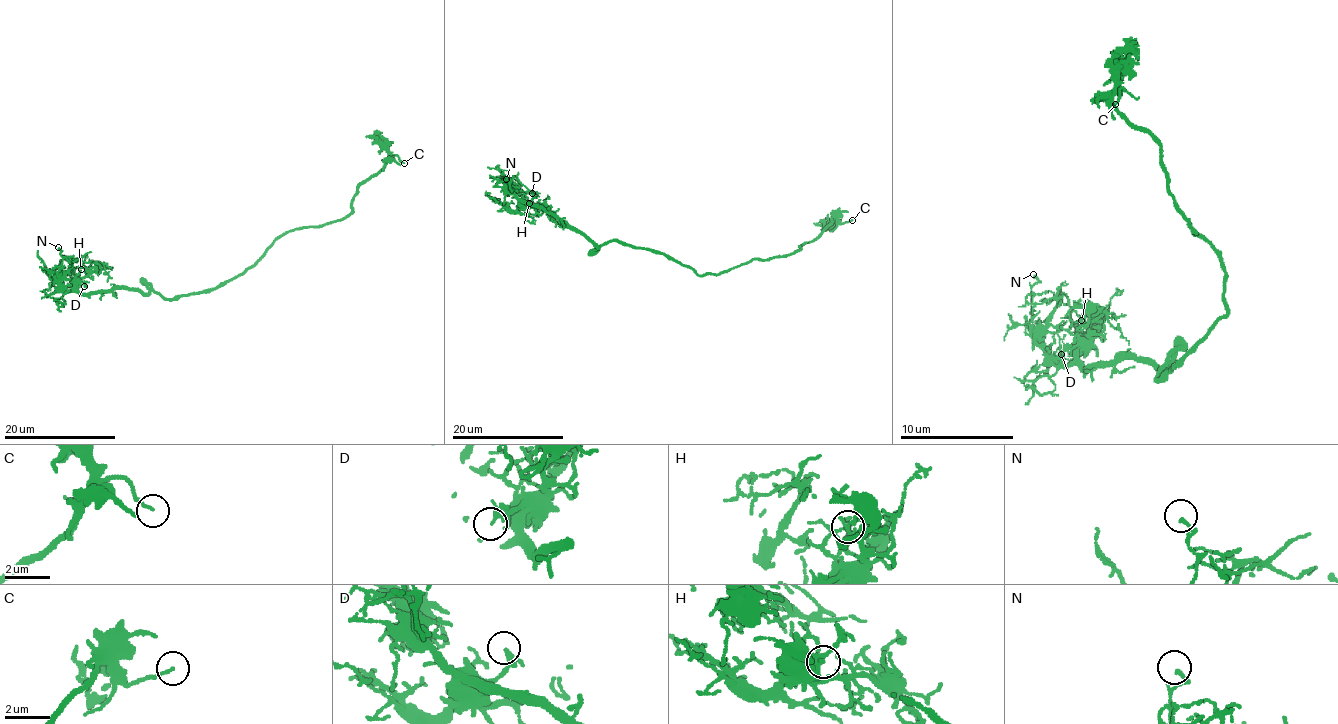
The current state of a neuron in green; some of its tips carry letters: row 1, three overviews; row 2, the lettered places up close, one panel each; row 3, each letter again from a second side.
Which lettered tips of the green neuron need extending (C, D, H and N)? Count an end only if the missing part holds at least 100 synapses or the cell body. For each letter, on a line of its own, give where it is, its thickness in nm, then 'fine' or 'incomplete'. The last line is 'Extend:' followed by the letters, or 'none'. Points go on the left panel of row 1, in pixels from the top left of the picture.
C: at (404, 163); 140 nm thick; fine
D: at (84, 286); 150 nm thick; fine
H: at (81, 269); 110 nm thick; fine
N: at (58, 247); 160 nm thick; fine
Extend: none

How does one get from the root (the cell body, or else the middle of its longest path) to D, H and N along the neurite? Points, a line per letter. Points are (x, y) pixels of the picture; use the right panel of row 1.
D: (1203, 337), (1160, 379), (1169, 362), (1158, 368), (1112, 359), (1084, 368), (1078, 345), (1061, 354)
H: (1203, 337), (1158, 379), (1169, 362), (1158, 368), (1112, 359), (1084, 368), (1070, 328), (1081, 320)
N: (1203, 337), (1160, 379), (1169, 362), (1163, 368), (1141, 359), (1064, 365), (1041, 339), (1030, 308), (1033, 274)

